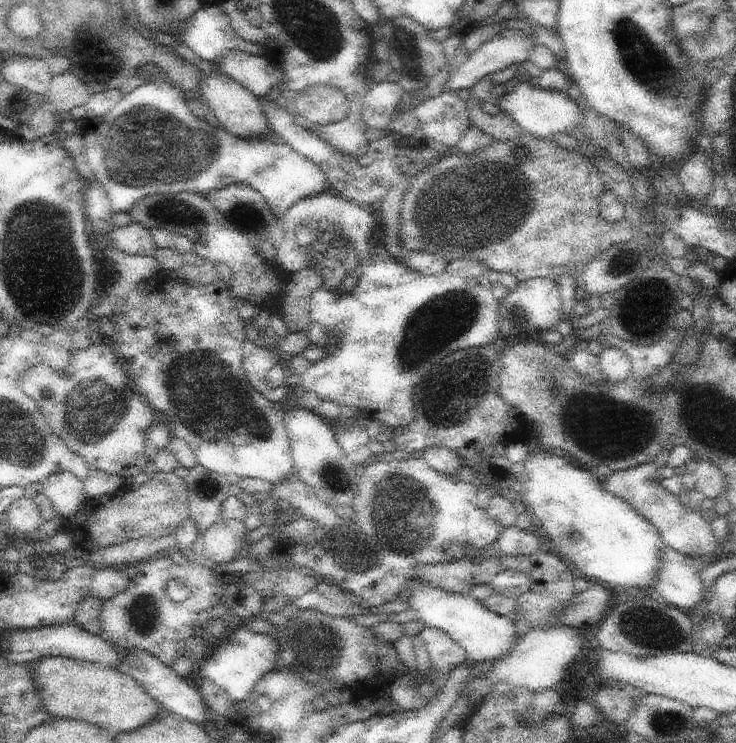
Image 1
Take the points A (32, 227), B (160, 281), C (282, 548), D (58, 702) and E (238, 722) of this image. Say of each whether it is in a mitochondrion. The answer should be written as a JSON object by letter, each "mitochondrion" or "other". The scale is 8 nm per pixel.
{"A":"mitochondrion","B":"other","C":"other","D":"other","E":"other"}

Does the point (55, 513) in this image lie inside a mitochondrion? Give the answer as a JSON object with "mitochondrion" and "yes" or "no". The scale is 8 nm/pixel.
{"mitochondrion":"no"}

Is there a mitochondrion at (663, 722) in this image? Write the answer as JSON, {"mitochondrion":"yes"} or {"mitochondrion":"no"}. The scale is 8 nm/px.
{"mitochondrion":"yes"}

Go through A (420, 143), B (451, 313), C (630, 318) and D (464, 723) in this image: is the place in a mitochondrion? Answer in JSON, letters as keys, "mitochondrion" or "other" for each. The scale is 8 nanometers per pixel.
{"A":"other","B":"mitochondrion","C":"other","D":"other"}

